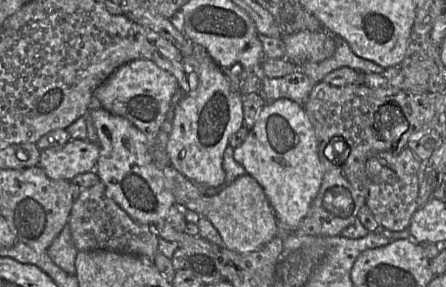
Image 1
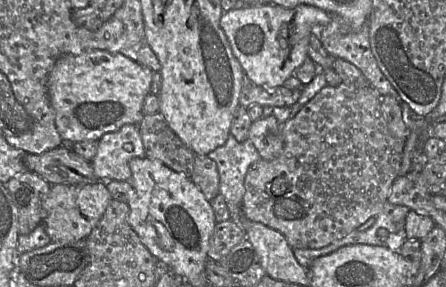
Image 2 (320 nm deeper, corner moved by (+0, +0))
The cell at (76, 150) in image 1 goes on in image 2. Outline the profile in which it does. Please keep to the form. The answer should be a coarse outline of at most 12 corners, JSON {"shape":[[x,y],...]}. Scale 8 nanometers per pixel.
{"shape":[[139,126],[98,140],[91,160],[101,181],[129,181],[129,161],[146,157]]}

